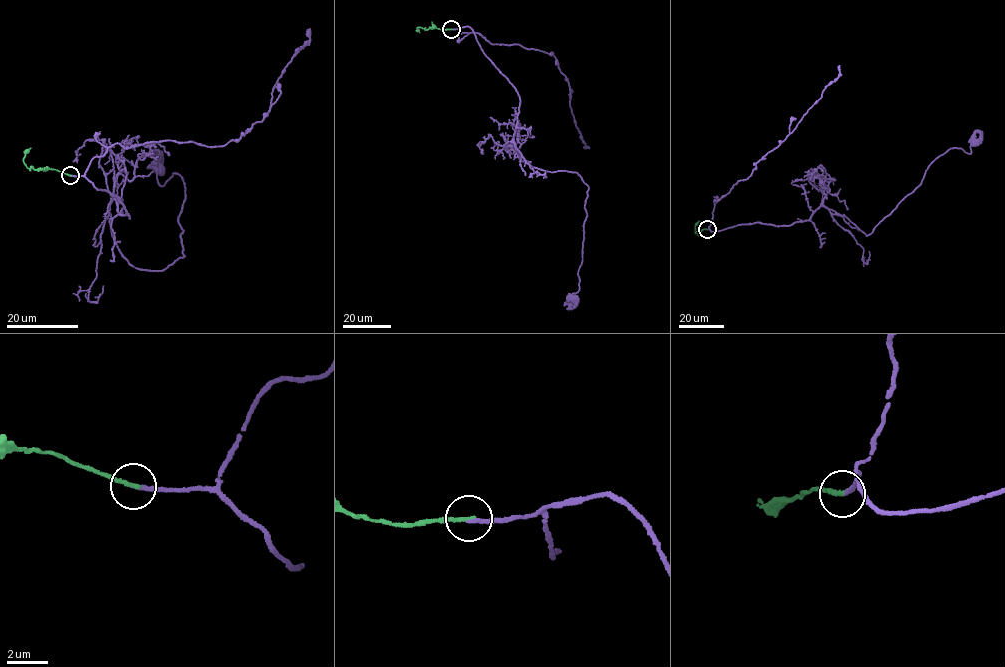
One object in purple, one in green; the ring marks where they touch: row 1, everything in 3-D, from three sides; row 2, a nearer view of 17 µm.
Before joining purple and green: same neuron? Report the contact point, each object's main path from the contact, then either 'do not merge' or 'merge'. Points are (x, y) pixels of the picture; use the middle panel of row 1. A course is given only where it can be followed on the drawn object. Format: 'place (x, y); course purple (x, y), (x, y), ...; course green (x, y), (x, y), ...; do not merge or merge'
place (451, 29); course purple (451, 29), (470, 28), (517, 93), (513, 139), (525, 161), (546, 171), (576, 172), (588, 188), (574, 298); course green (451, 29), (418, 27), (419, 32); do not merge

